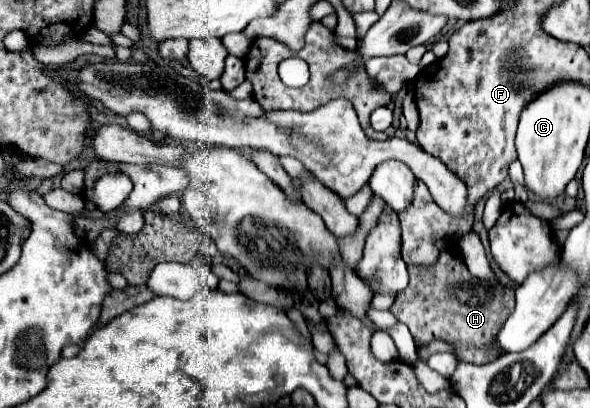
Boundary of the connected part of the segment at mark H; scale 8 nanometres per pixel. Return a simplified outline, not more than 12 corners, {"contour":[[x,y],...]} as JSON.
{"contour":[[454,251],[408,265],[390,311],[418,347],[488,363],[514,289],[470,275]]}

